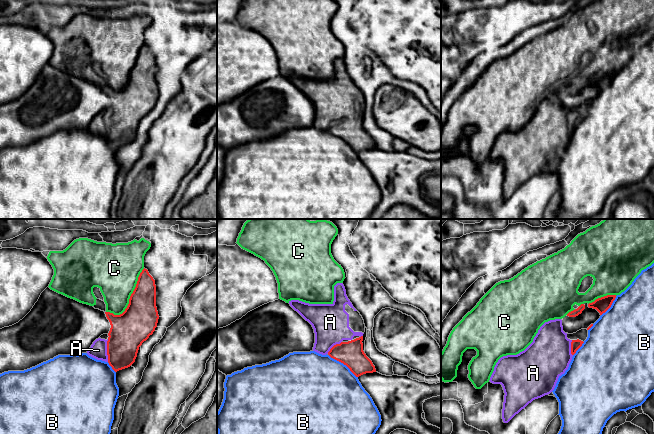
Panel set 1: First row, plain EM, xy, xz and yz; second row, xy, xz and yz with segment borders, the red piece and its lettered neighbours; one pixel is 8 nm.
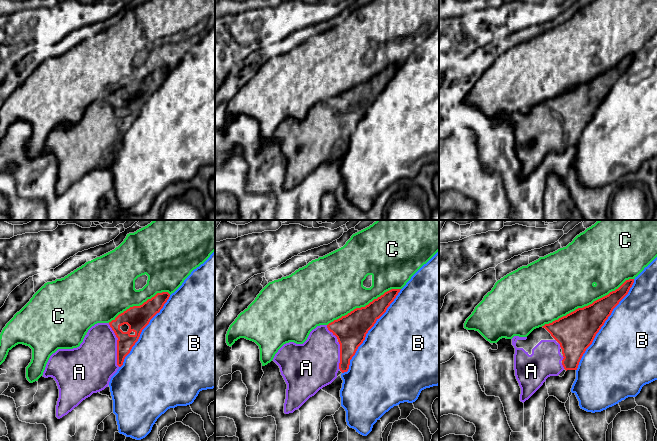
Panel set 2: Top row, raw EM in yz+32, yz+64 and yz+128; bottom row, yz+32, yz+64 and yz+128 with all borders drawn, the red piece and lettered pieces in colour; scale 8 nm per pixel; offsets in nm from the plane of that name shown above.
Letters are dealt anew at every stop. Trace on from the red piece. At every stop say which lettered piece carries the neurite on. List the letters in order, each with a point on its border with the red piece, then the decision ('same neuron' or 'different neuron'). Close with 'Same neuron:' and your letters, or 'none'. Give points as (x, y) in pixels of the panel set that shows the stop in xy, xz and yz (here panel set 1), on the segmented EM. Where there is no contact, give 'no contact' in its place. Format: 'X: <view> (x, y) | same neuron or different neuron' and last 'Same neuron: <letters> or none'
A: xy (107, 350) | same neuron
B: xz (343, 363) | different neuron
C: xy (130, 298) | different neuron
Same neuron: A

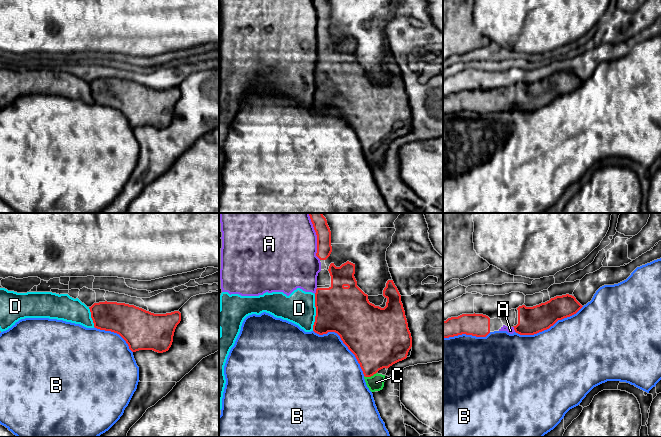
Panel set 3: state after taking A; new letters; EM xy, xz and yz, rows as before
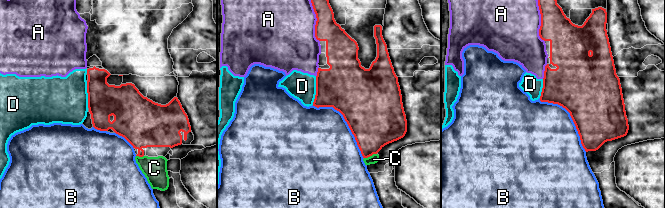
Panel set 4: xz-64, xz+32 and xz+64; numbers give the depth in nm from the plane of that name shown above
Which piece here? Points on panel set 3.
A: xz (317, 236) | different neuron
B: yz (549, 327) | different neuron
C: xz (370, 376) | same neuron
D: xz (316, 312) | different neuron
Same neuron: C

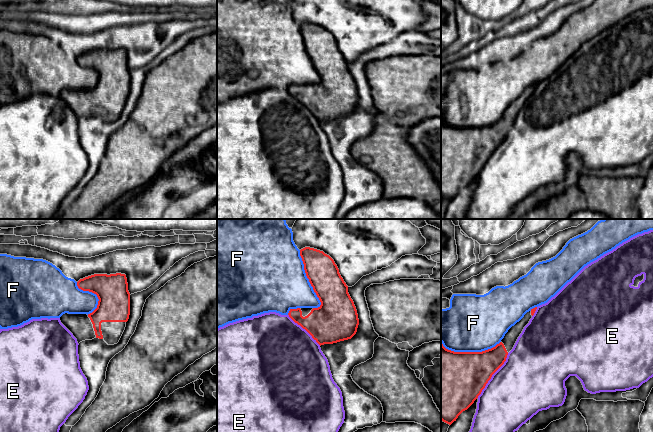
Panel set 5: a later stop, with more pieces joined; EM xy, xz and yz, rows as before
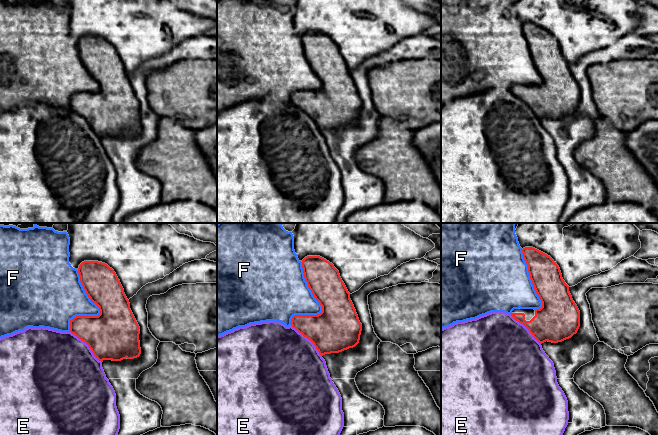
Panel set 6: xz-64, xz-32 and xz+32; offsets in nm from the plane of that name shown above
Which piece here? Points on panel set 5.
E: yz (492, 374) | different neuron
F: xz (308, 278) | different neuron
Same neuron: none

